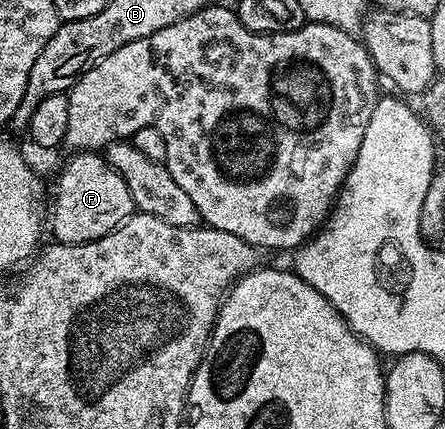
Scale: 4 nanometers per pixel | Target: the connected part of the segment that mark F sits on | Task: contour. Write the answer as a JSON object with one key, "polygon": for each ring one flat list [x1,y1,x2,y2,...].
{"polygon":[[78,151,70,154,61,176,57,179,57,196,51,199,51,227,53,223,52,238,59,243,90,243,117,227,122,227,134,214,133,198,127,189,127,181,119,177,119,173,105,160,104,154,92,151]]}

